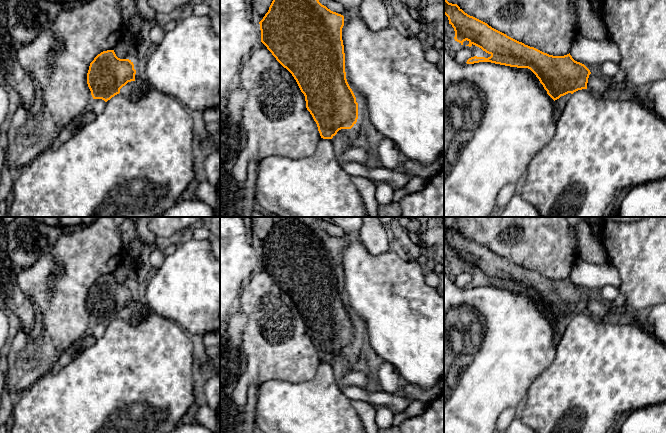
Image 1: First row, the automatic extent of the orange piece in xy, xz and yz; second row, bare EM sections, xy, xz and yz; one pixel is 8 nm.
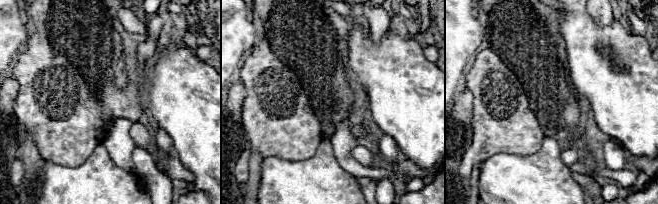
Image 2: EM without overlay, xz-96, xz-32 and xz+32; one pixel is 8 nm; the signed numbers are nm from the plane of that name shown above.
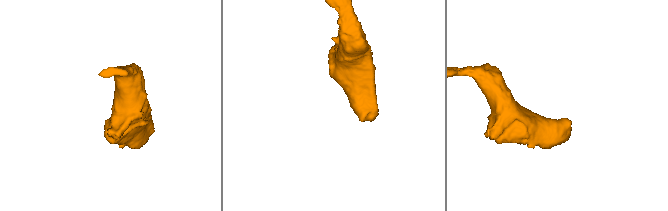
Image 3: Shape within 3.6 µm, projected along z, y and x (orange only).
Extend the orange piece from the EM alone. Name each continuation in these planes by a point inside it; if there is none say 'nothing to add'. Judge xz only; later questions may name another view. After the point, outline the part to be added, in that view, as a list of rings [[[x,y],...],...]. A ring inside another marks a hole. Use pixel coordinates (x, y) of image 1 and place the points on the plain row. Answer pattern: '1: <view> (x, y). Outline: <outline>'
nothing to add

